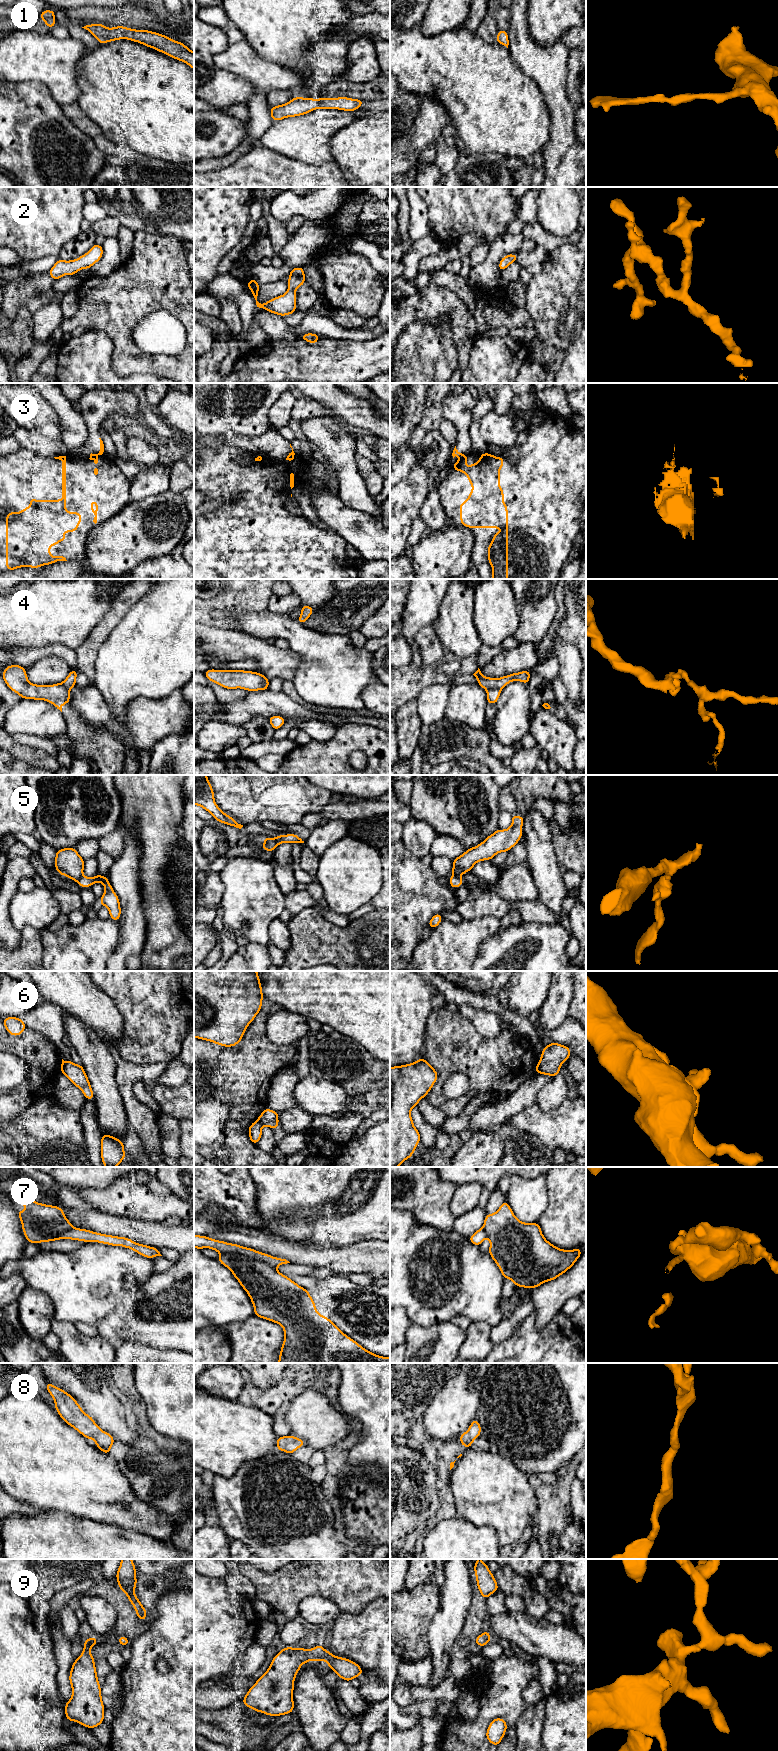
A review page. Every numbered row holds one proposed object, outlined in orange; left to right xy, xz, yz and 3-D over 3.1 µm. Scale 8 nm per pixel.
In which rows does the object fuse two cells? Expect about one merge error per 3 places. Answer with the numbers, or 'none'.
3, 4, 5, 6, 7

